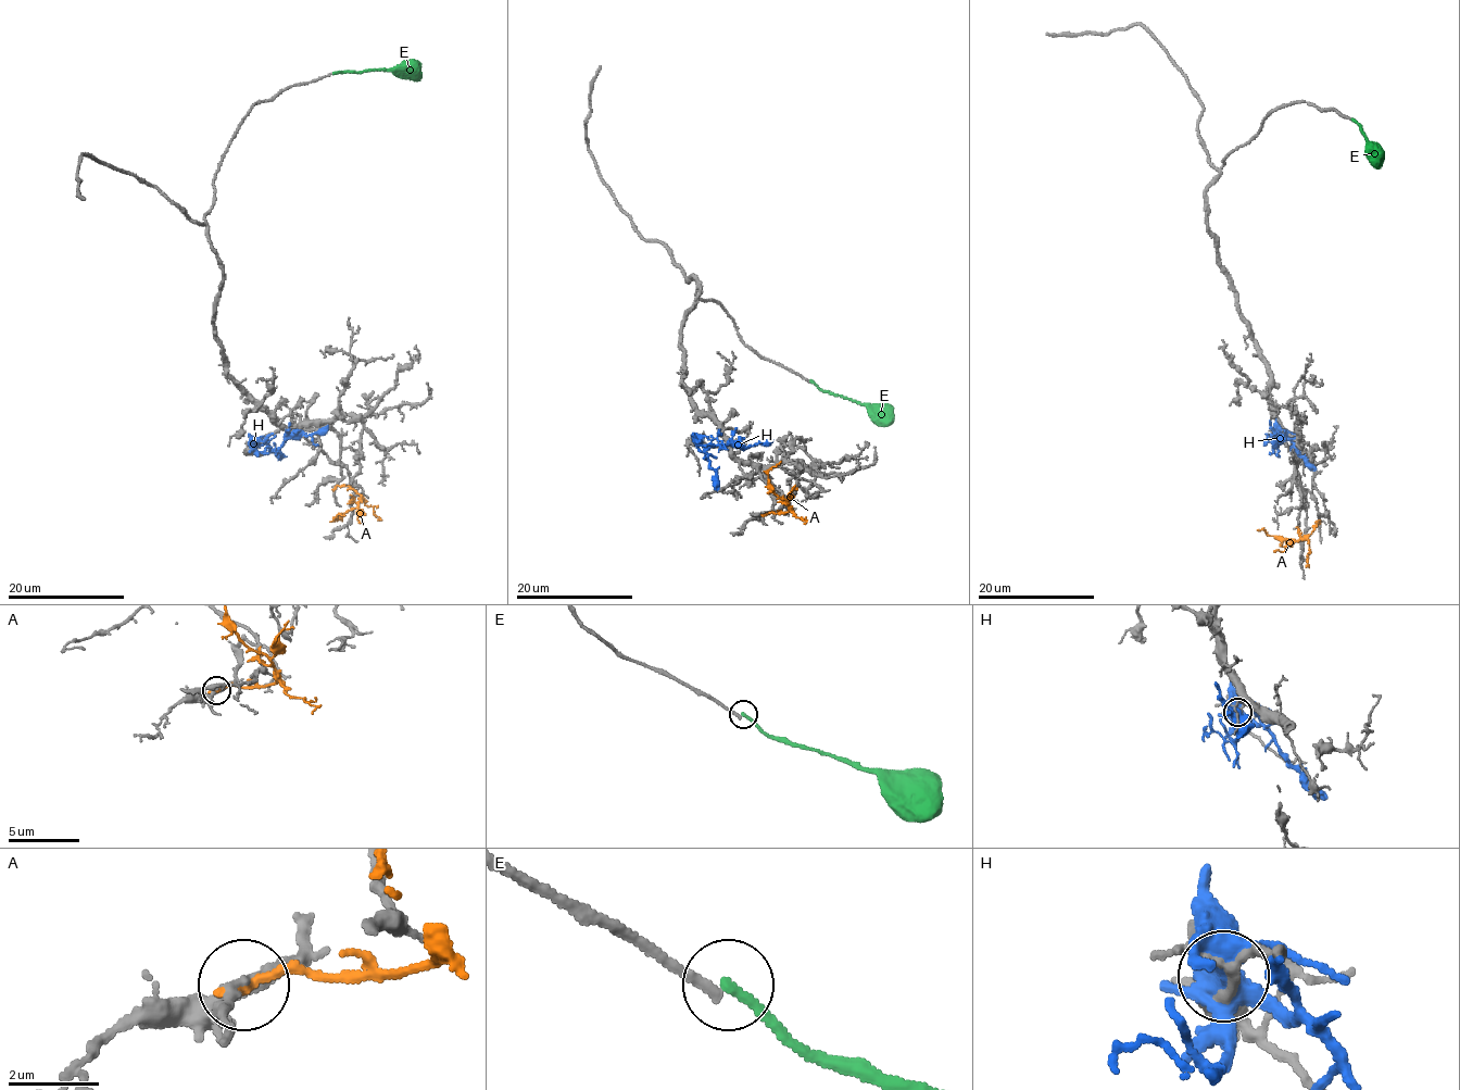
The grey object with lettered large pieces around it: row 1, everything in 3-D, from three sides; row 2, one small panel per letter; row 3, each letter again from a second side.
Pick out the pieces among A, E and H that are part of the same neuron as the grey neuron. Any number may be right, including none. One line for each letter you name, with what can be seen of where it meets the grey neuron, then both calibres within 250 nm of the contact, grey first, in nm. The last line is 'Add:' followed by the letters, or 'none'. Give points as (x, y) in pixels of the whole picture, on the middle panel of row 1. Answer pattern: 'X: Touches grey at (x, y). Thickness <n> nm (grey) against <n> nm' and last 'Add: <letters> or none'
Add: none

